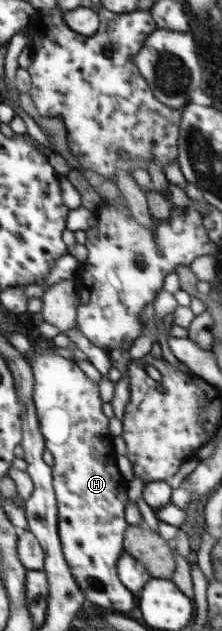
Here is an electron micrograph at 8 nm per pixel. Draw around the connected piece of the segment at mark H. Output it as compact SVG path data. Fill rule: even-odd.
M47 349L47 351L49 352L43 352L42 354L32 353L28 359L28 364L30 365L34 379L32 400L34 408L36 409L36 418L38 419L40 432L44 439L44 449L48 449L52 455L52 464L49 467L52 472L52 489L57 507L56 524L59 545L66 564L69 567L69 571L75 579L75 583L82 591L83 598L96 607L111 609L111 611L123 611L123 615L125 615L127 611L131 611L131 609L135 607L135 605L133 605L133 595L131 595L131 591L127 591L126 586L122 584L117 574L117 561L119 557L121 557L121 553L125 550L123 541L125 540L127 525L124 520L124 508L125 502L127 502L127 495L125 495L127 483L125 483L125 479L119 475L119 471L117 471L117 467L115 467L115 455L113 455L113 447L111 447L111 435L109 435L109 431L107 431L107 417L101 413L101 399L99 399L99 395L97 395L97 387L95 387L95 384L88 377L85 377L85 374L80 369L77 369L75 363L71 363L71 361L67 361L67 359L63 359L63 357L51 355L50 349Z

